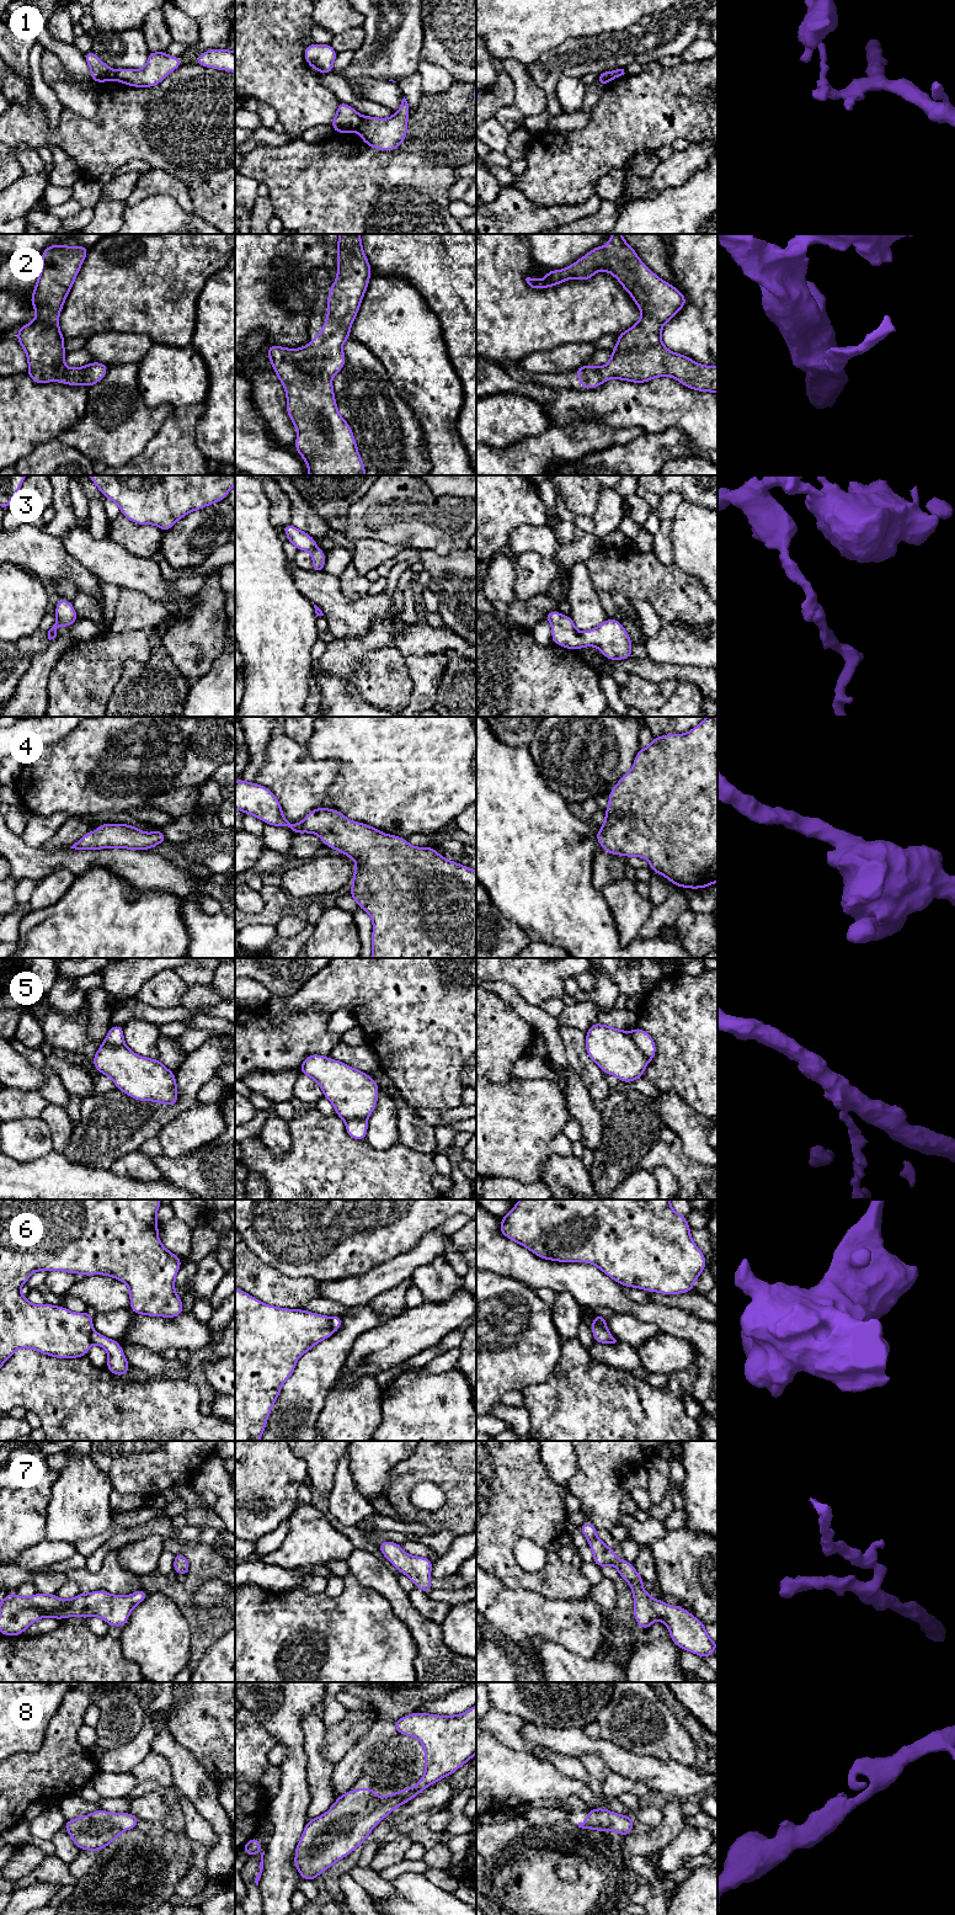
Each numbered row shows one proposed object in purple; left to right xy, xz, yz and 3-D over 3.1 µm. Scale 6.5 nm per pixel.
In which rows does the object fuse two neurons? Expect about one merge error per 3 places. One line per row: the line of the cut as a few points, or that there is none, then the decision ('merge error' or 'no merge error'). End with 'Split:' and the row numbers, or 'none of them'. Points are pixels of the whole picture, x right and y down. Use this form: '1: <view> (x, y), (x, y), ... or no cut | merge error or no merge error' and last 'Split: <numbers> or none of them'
1: xz (363, 117), (356, 131) | merge error
2: no cut | no merge error
3: no cut | no merge error
4: no cut | no merge error
5: yz (623, 1031), (631, 1038), (647, 1060) | merge error
6: yz (591, 1324), (597, 1324), (607, 1331) | merge error
7: no cut | no merge error
8: no cut | no merge error
Split: 1, 5, 6

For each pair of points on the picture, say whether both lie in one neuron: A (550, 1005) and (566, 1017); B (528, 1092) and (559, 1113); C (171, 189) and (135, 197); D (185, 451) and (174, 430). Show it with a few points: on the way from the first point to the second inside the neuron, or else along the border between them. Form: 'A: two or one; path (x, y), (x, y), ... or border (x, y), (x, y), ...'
A: two; border (561, 998), (564, 1009), (556, 1017)
B: one; path (535, 1100), (551, 1113)
C: one; path (163, 187), (144, 189)
D: one; path (180, 446), (176, 442), (176, 435)

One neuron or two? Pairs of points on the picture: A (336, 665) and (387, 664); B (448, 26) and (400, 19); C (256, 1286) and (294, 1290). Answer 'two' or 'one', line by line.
A: one
B: two
C: one

